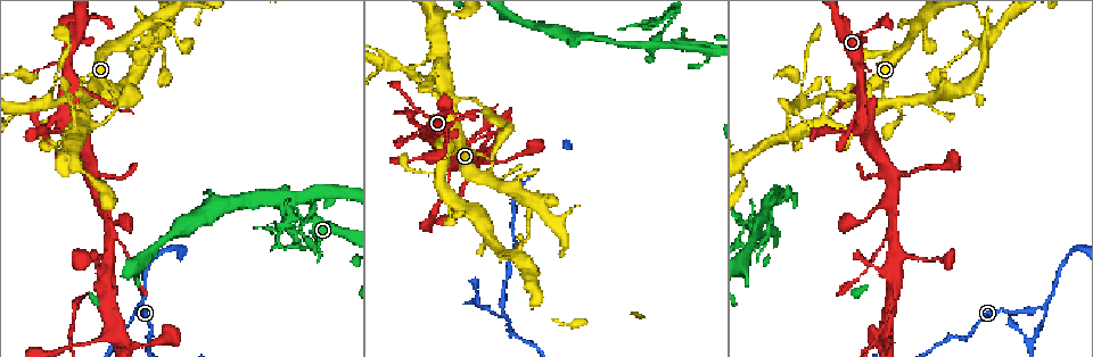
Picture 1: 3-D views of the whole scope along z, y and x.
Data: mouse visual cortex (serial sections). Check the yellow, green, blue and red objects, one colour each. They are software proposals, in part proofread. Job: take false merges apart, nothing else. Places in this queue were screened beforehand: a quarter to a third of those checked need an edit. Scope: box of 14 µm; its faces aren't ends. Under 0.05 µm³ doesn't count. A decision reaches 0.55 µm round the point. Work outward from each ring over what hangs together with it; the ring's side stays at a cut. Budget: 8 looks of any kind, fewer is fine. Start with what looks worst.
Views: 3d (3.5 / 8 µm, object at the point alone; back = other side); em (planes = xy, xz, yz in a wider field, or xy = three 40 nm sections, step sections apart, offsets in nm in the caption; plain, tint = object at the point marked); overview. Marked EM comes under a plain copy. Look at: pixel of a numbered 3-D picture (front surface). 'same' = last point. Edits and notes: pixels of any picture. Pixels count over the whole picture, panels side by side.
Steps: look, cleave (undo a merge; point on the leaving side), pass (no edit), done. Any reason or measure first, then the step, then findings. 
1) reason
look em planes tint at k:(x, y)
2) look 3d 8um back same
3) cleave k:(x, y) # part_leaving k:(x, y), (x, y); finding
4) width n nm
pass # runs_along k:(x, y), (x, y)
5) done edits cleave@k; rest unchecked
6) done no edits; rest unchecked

abrupt turn
look 3d 3.5um at 1:(653, 45)

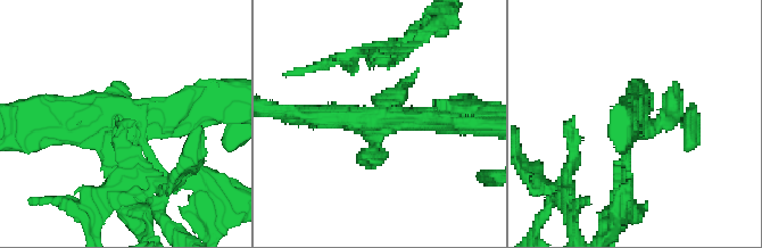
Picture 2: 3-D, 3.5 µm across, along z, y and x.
shape alone is not enough
look em xy step 1 tint at 2:(385, 117)

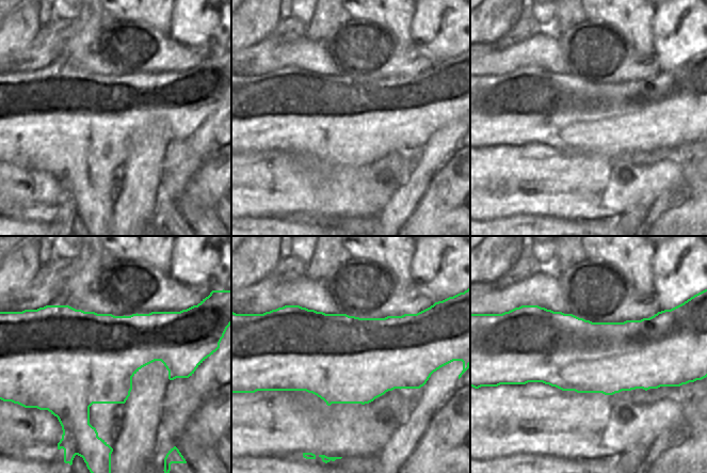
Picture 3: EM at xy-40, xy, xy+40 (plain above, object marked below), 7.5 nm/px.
look em planes tint same

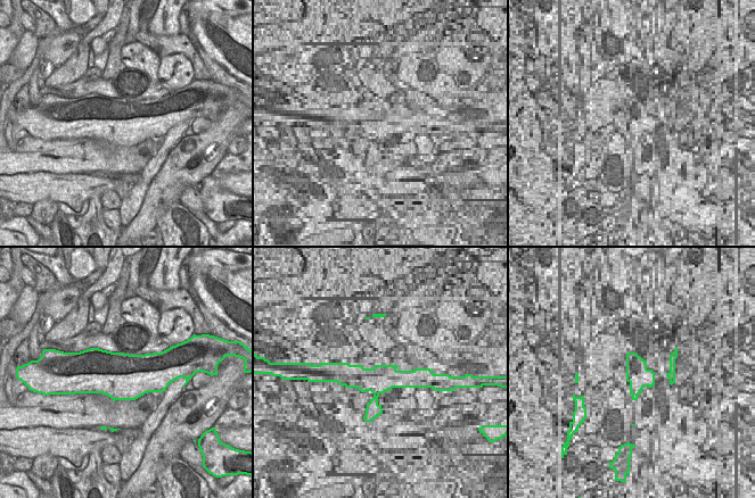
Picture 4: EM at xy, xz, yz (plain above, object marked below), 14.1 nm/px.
cleave 2:(349, 52) # part_leaving 2:(391, 112), (381, 121), (287, 115); two cells meet here

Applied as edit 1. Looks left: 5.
look overview

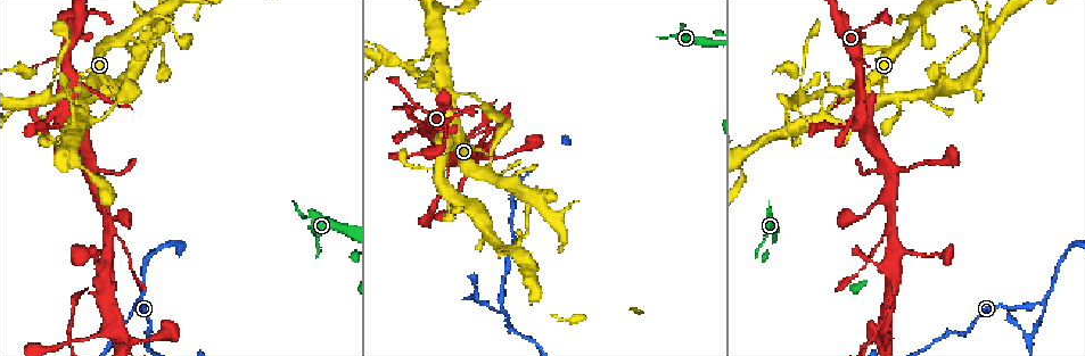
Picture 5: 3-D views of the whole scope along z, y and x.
abrupt turn
look 3d 3.5um at 5:(1031, 336)

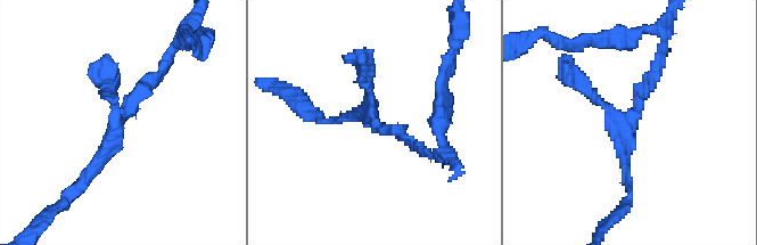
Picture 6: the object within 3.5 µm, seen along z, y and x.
look em xy step 3 tint at 6:(631, 118)

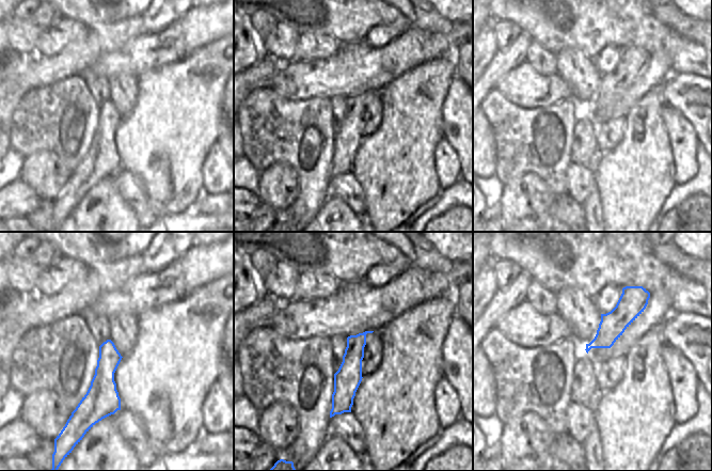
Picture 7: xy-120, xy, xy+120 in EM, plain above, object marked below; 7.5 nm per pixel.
width 200 nm
pass # runs_along 6:(421, 149), (376, 125), (365, 65); all the same cell

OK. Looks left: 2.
three arms meet
look 3d 3.5um at 5:(857, 78)

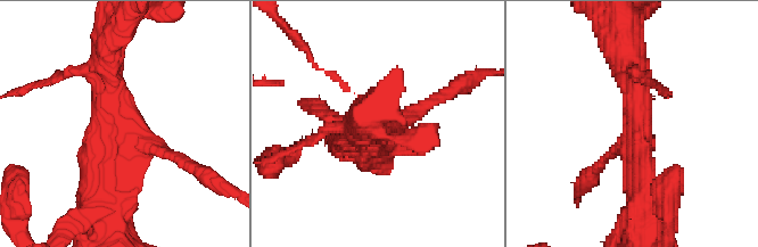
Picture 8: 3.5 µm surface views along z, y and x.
need the tissue
look em xy step 3 tint at 8:(637, 124)

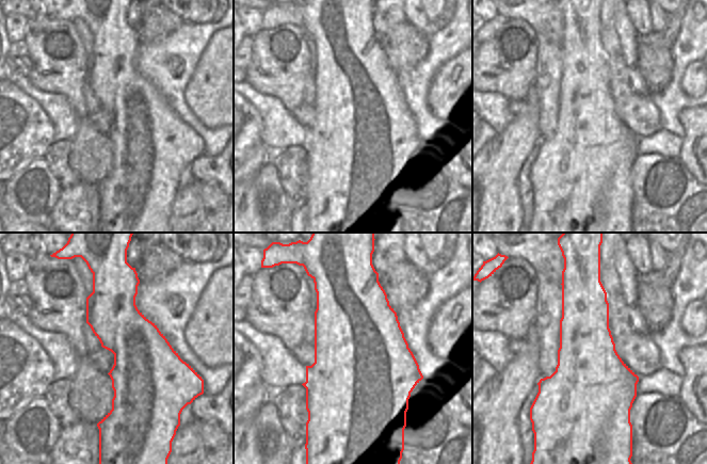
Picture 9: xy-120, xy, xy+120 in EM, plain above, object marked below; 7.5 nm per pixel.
pass # runs_along 8:(624, 48), (636, 80), (642, 195); continuous, no second cell

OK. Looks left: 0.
done edits cleave@2; rest unchecked

